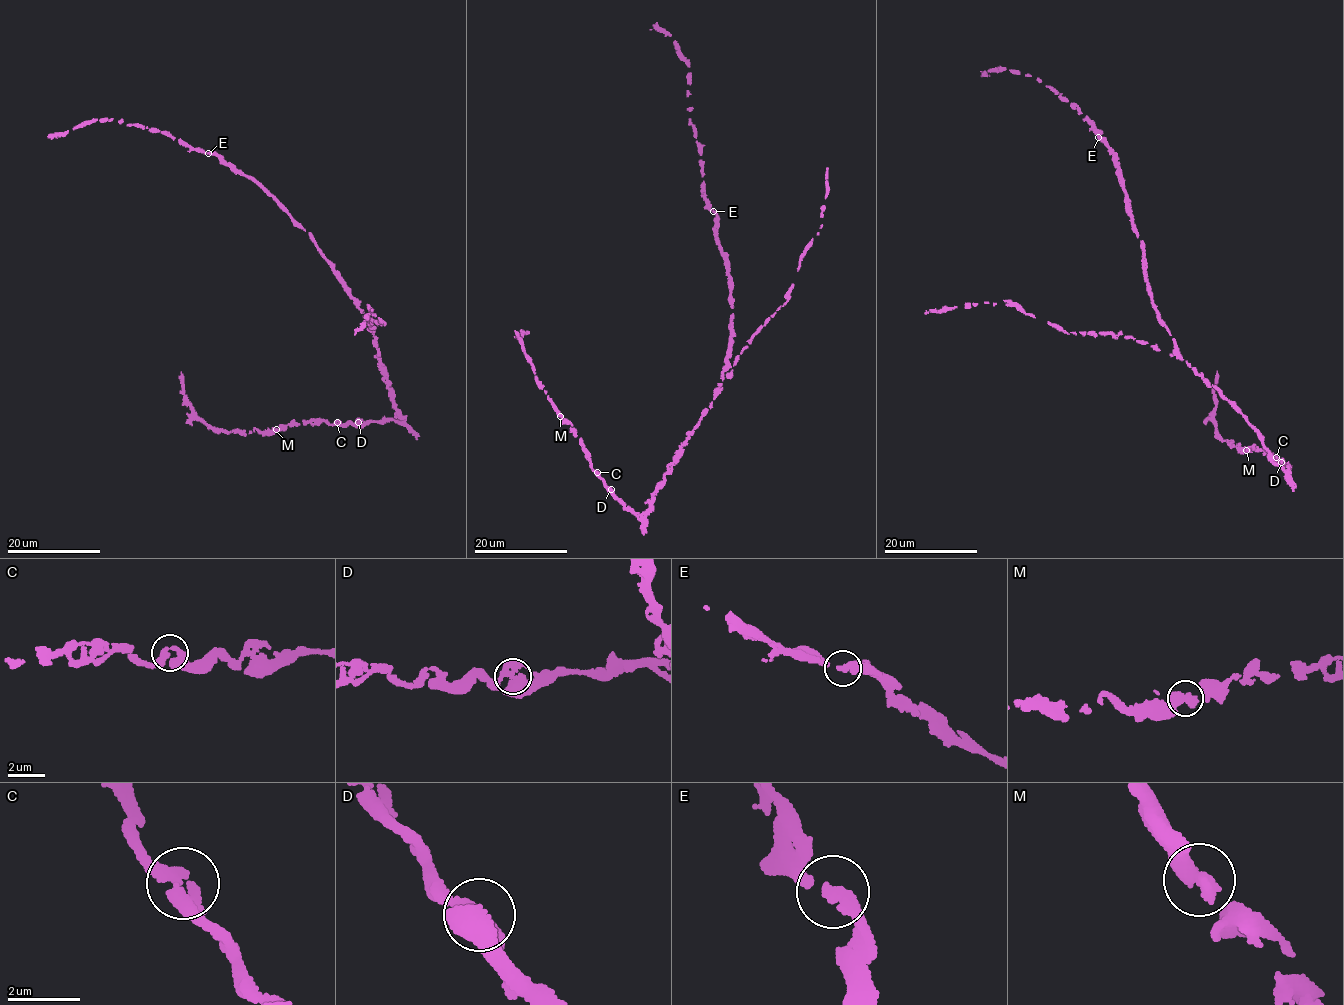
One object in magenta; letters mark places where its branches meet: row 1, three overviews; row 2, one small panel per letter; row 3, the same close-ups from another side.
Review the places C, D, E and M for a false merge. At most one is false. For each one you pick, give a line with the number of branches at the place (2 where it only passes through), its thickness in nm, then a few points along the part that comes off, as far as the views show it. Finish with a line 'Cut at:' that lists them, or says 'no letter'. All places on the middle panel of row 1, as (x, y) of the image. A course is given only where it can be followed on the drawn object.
Cut at: no letter

